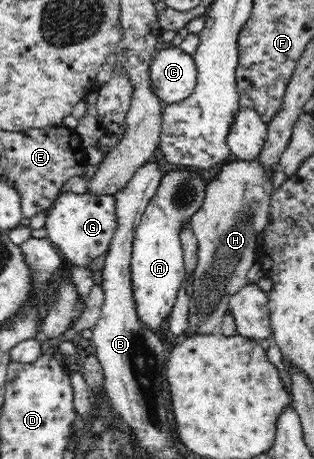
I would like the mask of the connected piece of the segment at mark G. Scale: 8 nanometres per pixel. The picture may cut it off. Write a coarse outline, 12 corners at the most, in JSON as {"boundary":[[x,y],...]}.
{"boundary":[[61,192],[46,212],[49,242],[88,266],[119,227],[115,195]]}

